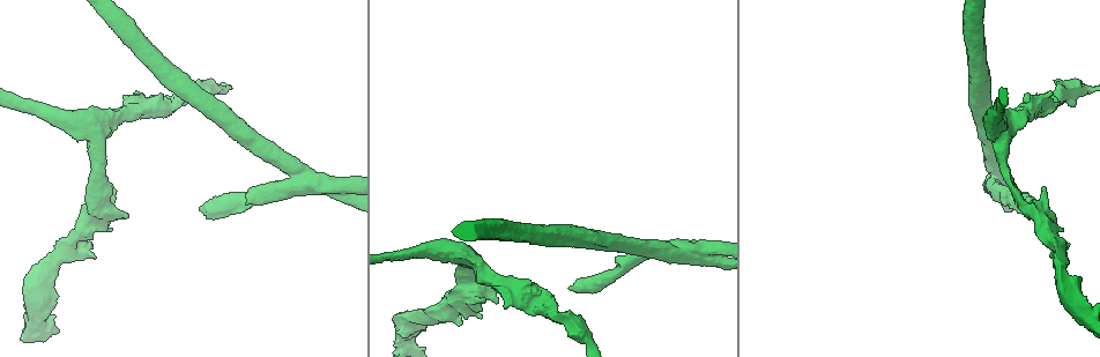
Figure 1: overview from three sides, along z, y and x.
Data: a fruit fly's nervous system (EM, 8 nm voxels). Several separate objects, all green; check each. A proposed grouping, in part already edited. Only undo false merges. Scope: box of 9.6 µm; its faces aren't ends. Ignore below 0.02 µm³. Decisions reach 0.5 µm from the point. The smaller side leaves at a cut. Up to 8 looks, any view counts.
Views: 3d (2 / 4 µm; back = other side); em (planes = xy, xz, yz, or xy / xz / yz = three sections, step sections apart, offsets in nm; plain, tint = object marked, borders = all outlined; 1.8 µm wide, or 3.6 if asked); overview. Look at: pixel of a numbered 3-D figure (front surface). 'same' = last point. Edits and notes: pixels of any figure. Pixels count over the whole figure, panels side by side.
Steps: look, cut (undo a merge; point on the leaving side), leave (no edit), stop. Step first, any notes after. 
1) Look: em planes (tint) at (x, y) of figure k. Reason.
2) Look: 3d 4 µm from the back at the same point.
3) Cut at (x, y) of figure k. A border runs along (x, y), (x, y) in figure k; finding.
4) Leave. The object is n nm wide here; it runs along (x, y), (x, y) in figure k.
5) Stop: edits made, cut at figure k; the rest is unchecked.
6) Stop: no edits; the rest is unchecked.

Look: em planes (borders) at (295, 175) of figure 1. Three arms meet.

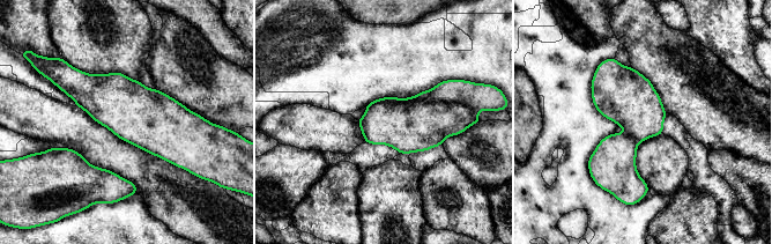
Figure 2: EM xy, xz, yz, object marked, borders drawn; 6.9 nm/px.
Cut at (462, 91) of figure 2. A border runs along (406, 98), (459, 102), (461, 104) in figure 2; two cells meet here.

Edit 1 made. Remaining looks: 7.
Look: 3d 2 µm at (439, 312) of figure 1. A fork.

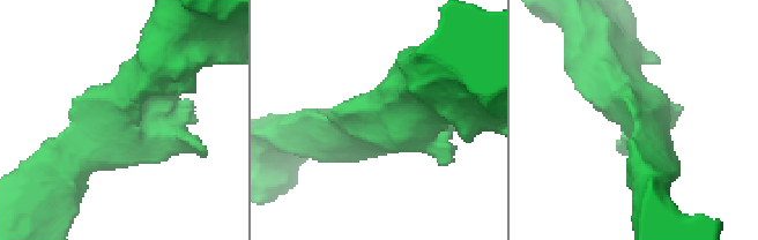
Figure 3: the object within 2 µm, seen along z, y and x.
Look: em xz step 8 (tint) at (121, 120) of figure 3.

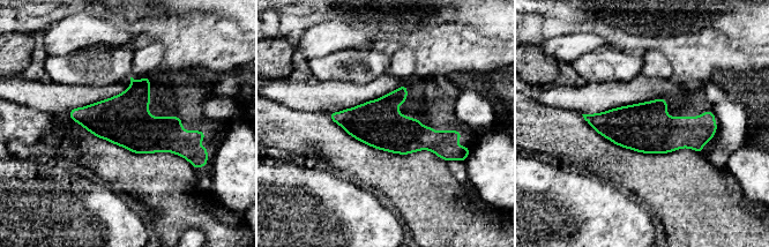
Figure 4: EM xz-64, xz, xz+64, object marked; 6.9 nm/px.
Leave. The object is 340 nm wide here; one cell here.

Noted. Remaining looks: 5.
Stop: edits made, cut at figure 2; the rest is unchecked.

